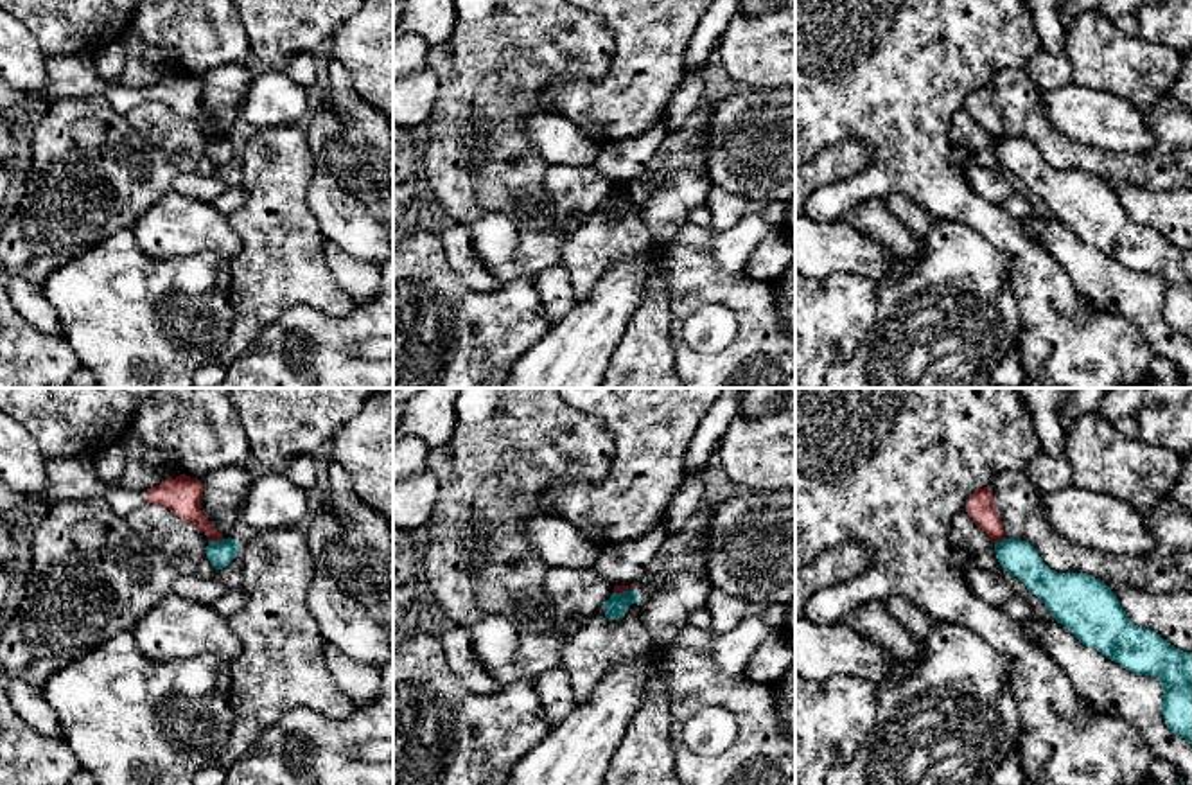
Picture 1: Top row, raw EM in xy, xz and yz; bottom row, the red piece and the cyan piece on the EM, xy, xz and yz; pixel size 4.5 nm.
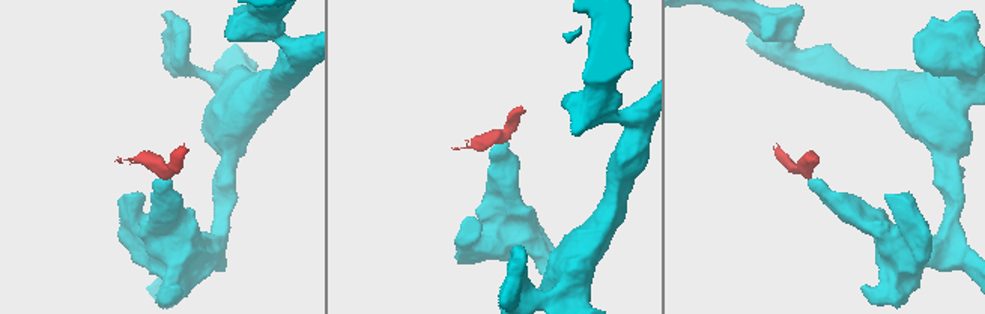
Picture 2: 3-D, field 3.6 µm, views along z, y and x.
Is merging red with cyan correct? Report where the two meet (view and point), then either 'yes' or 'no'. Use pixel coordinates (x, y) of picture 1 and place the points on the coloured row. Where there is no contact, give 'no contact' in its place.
meets red in xy at (216, 539); no

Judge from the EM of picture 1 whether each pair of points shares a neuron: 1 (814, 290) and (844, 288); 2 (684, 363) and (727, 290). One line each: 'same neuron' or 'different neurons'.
1: same neuron
2: same neuron

